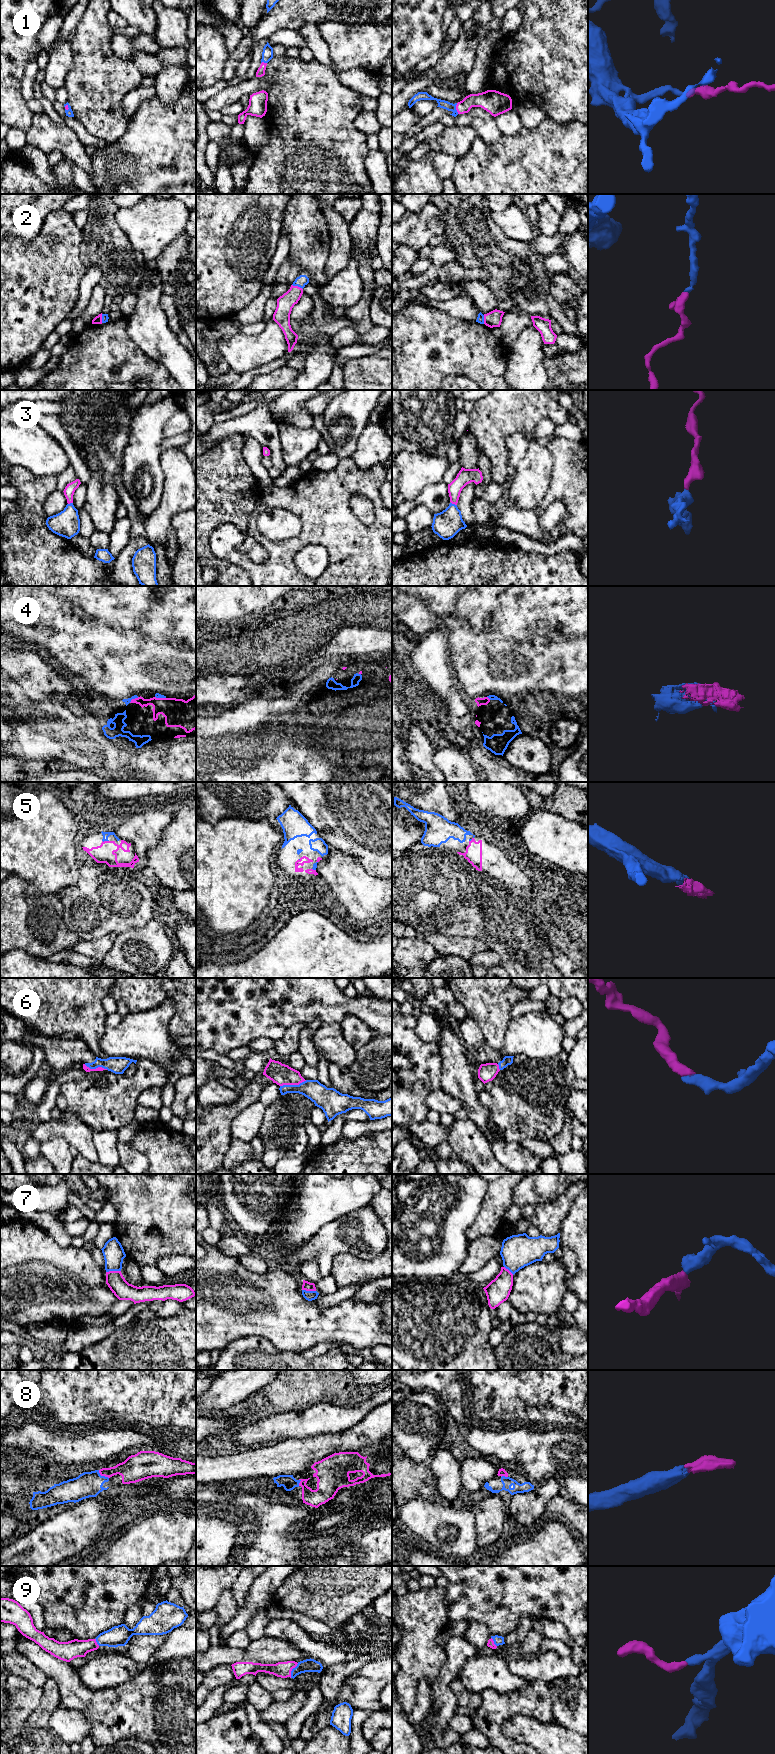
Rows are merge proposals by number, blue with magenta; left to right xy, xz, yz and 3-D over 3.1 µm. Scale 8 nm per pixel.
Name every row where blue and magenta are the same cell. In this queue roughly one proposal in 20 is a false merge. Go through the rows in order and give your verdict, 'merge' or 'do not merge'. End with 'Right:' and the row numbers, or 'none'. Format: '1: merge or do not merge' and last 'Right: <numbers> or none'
1: merge
2: merge
3: merge
4: merge
5: merge
6: merge
7: merge
8: merge
9: merge
Right: 1, 2, 3, 4, 5, 6, 7, 8, 9

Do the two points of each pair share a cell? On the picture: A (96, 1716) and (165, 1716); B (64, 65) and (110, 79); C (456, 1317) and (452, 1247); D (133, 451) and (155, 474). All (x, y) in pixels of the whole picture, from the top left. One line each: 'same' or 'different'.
A: same
B: different
C: different
D: same

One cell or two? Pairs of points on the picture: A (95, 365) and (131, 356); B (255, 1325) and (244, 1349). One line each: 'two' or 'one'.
A: one
B: two

